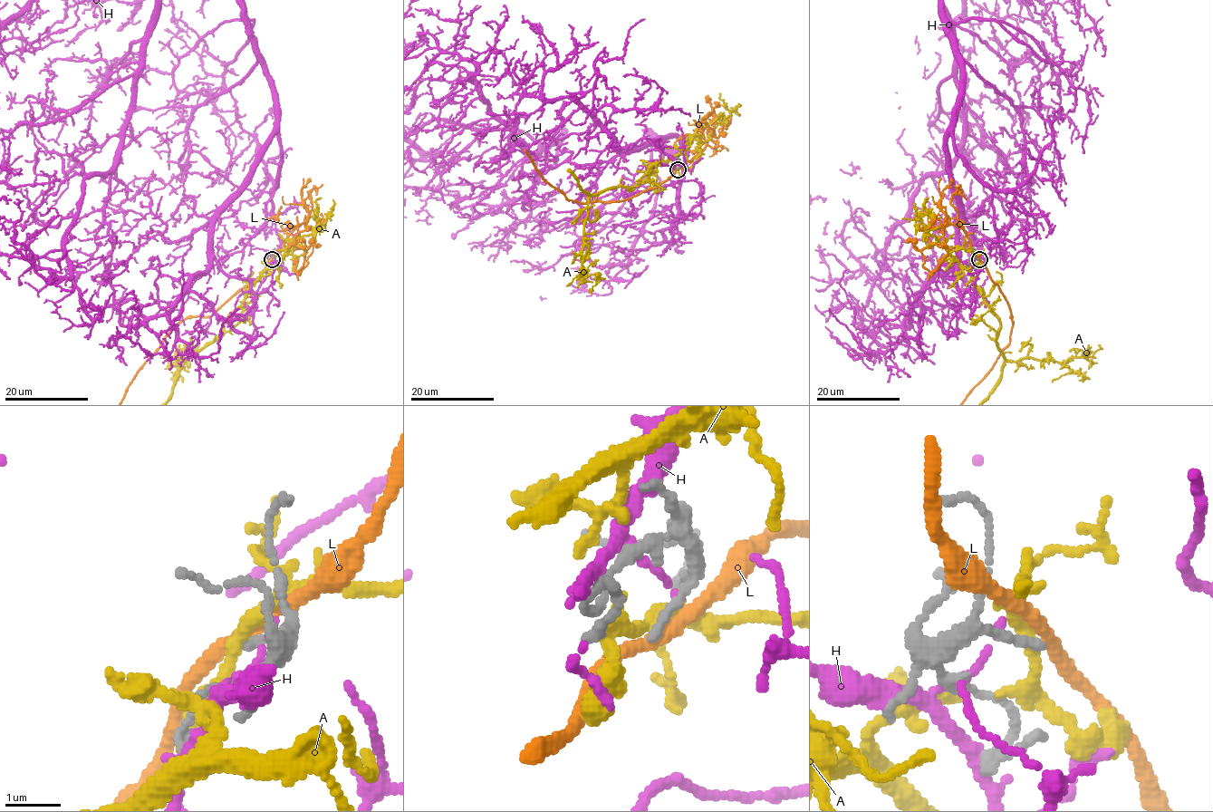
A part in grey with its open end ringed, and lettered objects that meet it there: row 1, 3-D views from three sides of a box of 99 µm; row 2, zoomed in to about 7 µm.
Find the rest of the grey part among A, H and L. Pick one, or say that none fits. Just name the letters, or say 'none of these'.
none of these

